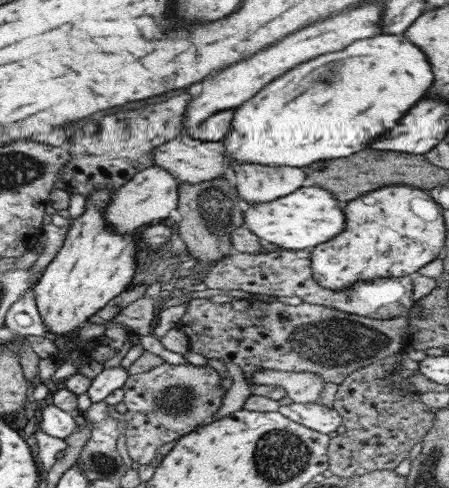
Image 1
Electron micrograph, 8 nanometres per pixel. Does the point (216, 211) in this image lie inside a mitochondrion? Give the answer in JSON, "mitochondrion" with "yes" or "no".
{"mitochondrion":"yes"}

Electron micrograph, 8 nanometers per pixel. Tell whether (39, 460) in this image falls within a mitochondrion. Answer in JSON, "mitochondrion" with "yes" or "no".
{"mitochondrion":"no"}

